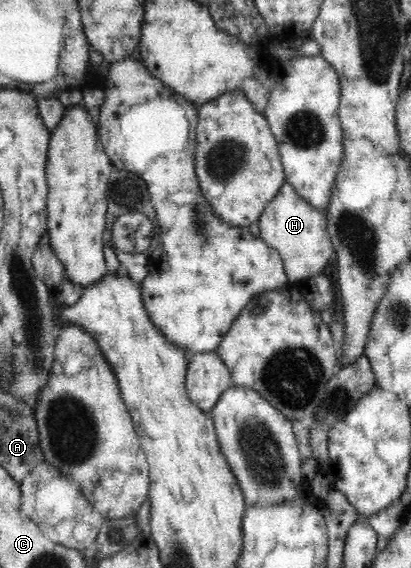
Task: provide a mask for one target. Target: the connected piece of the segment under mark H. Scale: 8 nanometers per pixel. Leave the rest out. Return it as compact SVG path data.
M288 182L282 184L275 199L267 204L258 223L260 237L271 248L277 250L283 259L289 285L327 268L334 248L328 233L328 220L325 212L313 209L313 206L297 195L296 190Z

